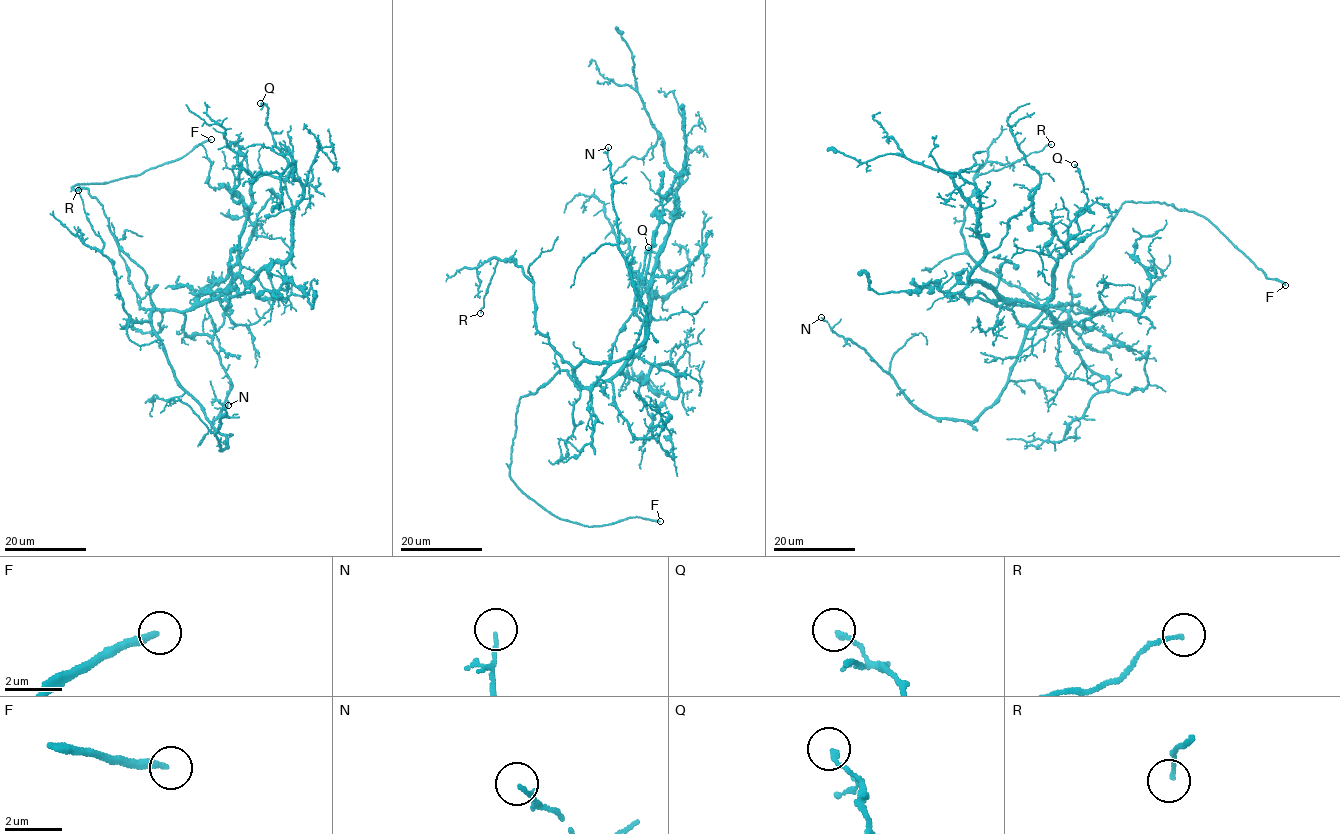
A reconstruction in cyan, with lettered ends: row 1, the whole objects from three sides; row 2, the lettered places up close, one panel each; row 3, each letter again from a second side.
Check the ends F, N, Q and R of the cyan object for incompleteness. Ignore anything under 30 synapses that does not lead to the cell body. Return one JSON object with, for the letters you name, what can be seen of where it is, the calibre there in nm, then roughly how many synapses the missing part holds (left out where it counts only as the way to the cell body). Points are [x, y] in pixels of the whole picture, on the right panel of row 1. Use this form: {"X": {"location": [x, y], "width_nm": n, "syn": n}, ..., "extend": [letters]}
{"F": {"location": [1285, 285], "width_nm": 240}, "extend": ["F"]}

